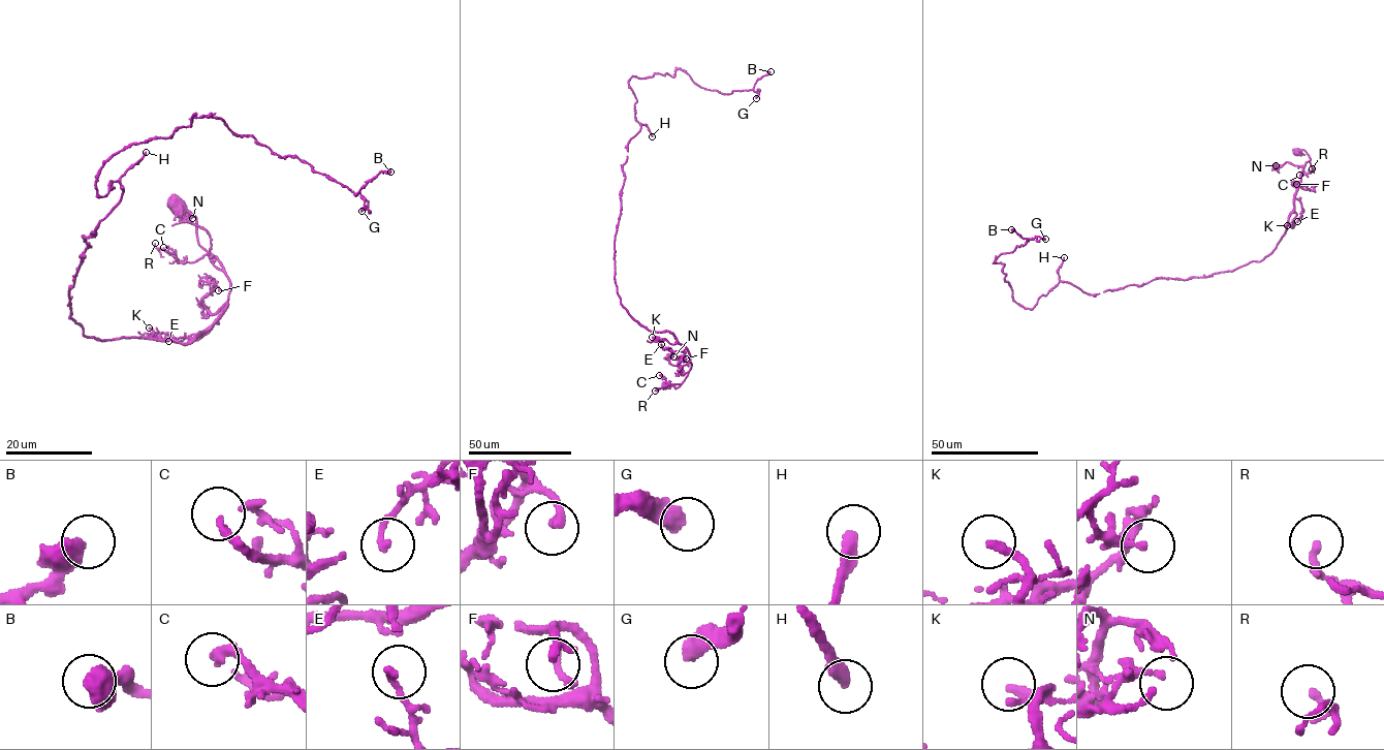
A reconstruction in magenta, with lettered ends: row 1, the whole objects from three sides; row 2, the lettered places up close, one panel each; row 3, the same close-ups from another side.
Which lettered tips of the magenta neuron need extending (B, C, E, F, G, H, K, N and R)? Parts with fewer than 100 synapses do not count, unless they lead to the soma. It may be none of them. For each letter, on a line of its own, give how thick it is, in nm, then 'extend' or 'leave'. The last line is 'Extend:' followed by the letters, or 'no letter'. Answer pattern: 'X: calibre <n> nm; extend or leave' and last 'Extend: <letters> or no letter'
B: calibre 600 nm; leave
C: calibre 240 nm; leave
E: calibre 130 nm; leave
F: calibre 240 nm; leave
G: calibre 500 nm; leave
H: calibre 360 nm; extend
K: calibre 240 nm; leave
N: calibre 110 nm; leave
R: calibre 200 nm; leave
Extend: H

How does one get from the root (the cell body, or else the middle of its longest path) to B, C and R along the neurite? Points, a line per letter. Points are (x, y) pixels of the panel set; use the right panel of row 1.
B: (1297, 152), (1286, 232), (1231, 271), (1060, 281), (1025, 308), (995, 262), (1033, 239), (1011, 229)
C: (1297, 152), (1306, 152), (1312, 167), (1311, 172), (1299, 175)
R: (1297, 152), (1306, 152), (1312, 168)

